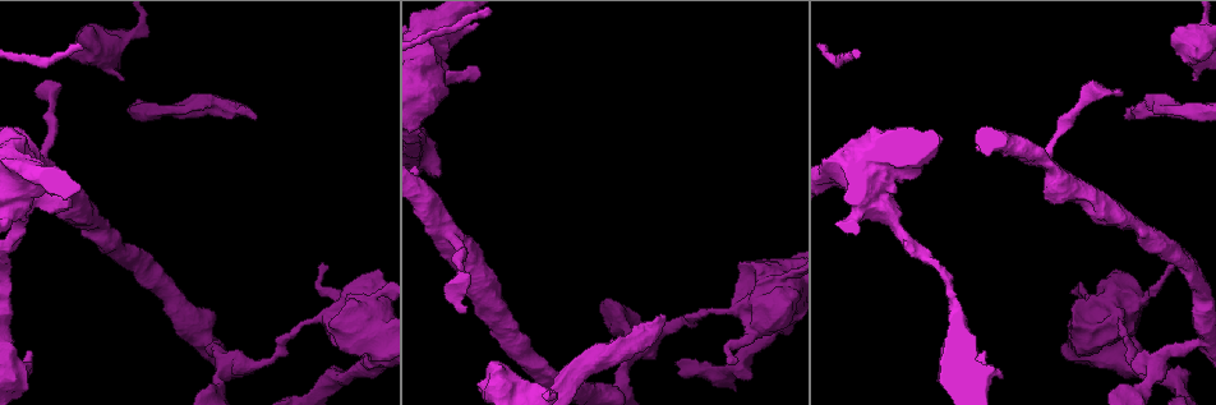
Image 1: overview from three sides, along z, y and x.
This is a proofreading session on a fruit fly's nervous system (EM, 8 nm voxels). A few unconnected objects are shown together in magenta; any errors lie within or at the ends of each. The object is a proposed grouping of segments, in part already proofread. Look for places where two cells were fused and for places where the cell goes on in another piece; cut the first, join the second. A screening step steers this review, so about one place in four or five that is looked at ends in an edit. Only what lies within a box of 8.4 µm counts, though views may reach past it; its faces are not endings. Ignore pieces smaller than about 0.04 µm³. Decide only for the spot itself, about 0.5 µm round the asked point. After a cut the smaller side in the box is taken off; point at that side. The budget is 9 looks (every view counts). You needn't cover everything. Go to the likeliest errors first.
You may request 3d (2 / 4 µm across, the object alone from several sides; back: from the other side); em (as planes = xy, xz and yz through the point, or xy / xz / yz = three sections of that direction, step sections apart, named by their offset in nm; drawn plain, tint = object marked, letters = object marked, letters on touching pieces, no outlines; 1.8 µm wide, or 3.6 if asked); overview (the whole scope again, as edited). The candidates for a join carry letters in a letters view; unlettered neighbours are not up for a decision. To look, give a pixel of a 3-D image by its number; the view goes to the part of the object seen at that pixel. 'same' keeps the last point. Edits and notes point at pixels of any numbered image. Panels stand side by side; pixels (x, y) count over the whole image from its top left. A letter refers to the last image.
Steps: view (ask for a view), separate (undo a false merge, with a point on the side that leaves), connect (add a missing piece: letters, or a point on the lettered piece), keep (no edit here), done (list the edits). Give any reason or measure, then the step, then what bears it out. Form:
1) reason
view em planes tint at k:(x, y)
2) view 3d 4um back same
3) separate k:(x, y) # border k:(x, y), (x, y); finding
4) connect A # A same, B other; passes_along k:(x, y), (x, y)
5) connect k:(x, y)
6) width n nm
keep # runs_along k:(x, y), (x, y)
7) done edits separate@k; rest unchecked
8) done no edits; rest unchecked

thick end
view em xy step 4 letters at 1:(124, 80)

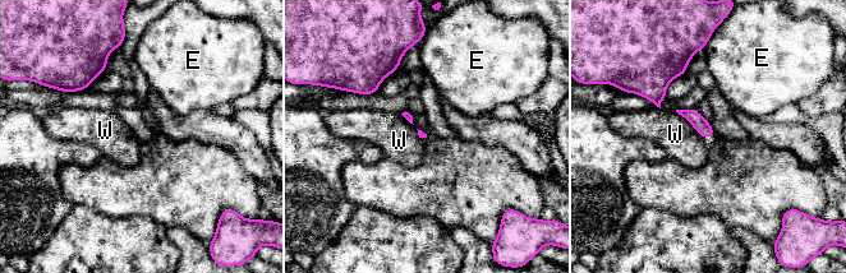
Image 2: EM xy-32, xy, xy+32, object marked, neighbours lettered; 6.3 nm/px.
longest_contact W 240 nm
keep # E other, W other; border 2:(675, 111), (702, 138); none of them fits

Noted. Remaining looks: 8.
branch stops here
view em planes tint at 1:(464, 312)

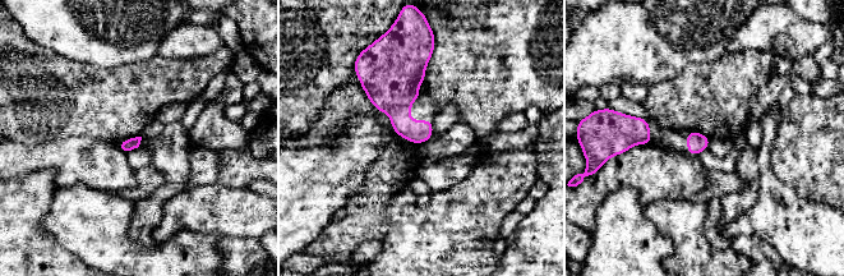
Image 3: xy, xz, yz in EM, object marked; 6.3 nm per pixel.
view em planes letters same

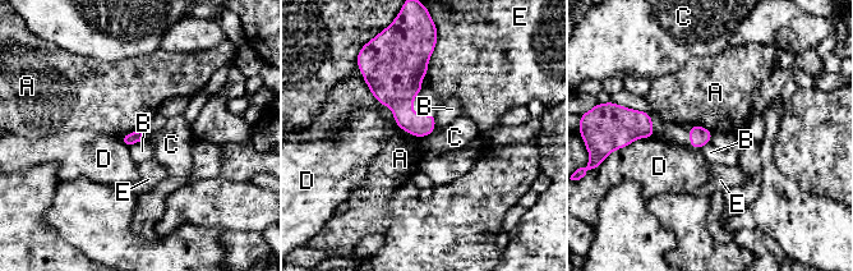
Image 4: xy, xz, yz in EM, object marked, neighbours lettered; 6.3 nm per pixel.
keep # A other, B other, C other, D other, E other; border 4:(433, 133), (420, 138); no lettered piece goes on from it

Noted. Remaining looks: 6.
branch point
view 3d 4um back at 1:(1154, 365)

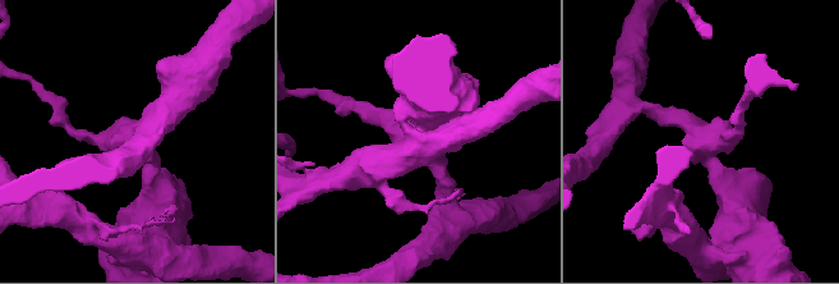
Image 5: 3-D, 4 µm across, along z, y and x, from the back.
need the tissue
view em 3.6um planes tint at 5:(702, 142)

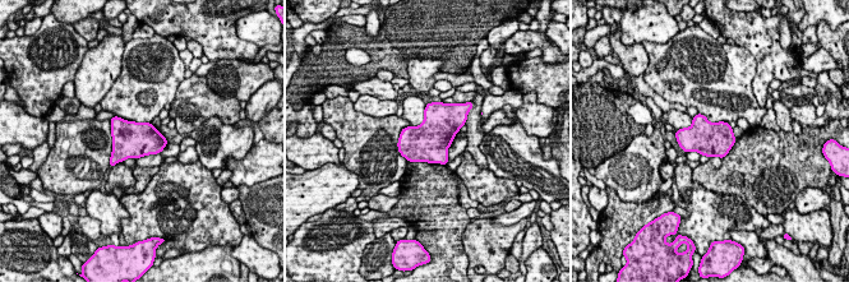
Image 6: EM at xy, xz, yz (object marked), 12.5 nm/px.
see the neighbours
view em 3.6um planes letters same

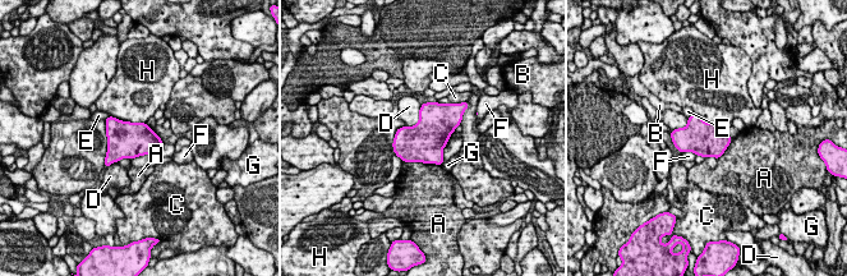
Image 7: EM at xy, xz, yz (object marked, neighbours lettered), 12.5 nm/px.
longest_contact H 460 nm
keep # A other, B other, C other, D other, E other, F other, G other, H other; border 7:(422, 104), (418, 120), (405, 127); continuous, no second cell

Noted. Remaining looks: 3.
branch stops here
view em xy step 8 plain at 1:(476, 23)

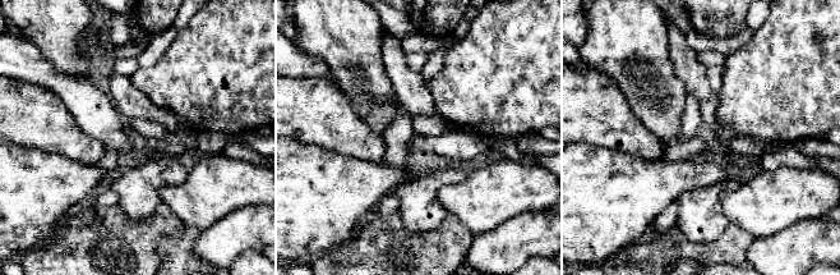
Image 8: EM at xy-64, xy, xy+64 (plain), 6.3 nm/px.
view em xy step 8 letters same

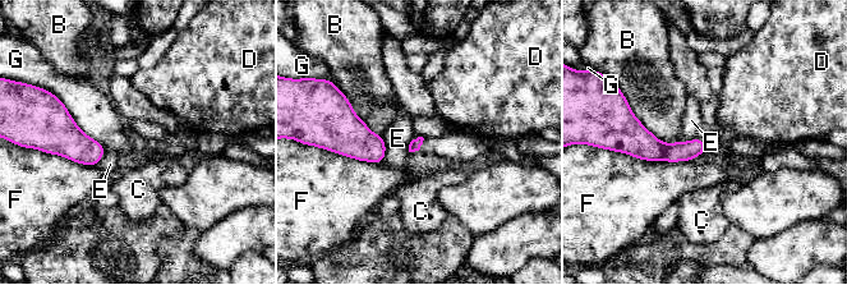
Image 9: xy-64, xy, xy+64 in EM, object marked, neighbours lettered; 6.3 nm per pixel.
separate 9:(676, 151) # B other, C other, D other, E other, F other, G other; a second cell is stuck on

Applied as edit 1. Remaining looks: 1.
done edits separate@9; rest unchecked

